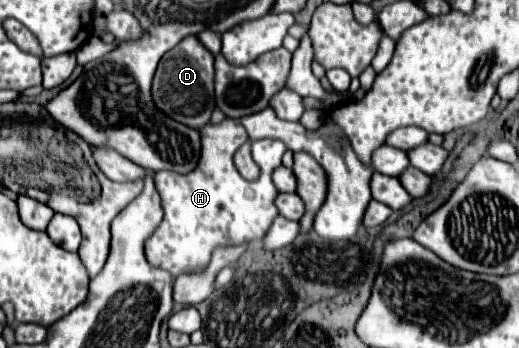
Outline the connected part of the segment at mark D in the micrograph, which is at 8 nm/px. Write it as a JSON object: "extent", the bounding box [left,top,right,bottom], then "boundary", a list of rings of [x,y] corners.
{"extent":[153,36,215,130],"boundary":[[[187,36],[175,48],[171,48],[163,58],[155,72],[153,80],[153,100],[161,112],[169,118],[179,120],[195,130],[209,124],[211,114],[215,110],[215,66],[213,54],[201,46],[197,36]]]}

